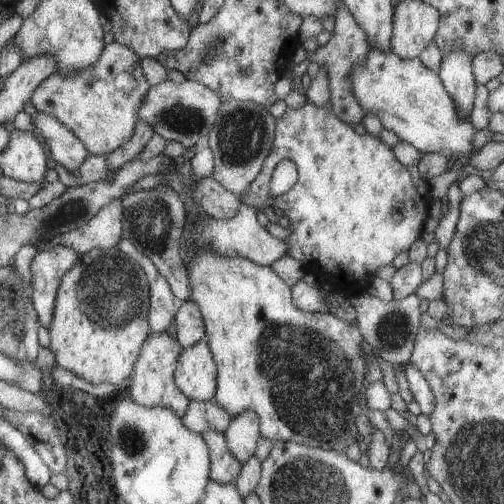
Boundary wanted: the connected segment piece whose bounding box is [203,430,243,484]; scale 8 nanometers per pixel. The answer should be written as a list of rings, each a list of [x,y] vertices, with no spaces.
[[[208,430],[203,433],[211,452],[210,480],[218,484],[234,482],[243,468],[242,462],[228,448],[226,433]]]

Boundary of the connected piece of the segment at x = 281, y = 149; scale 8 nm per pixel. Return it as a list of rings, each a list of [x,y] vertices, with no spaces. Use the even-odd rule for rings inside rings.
[[[306,100],[305,104],[300,109],[286,108],[284,116],[282,118],[276,118],[276,136],[274,138],[272,152],[264,159],[262,164],[262,169],[260,174],[254,178],[252,184],[239,195],[240,202],[256,208],[257,212],[265,212],[267,207],[272,207],[278,211],[280,215],[286,215],[290,222],[289,226],[292,227],[292,232],[288,234],[288,237],[285,239],[288,242],[288,245],[291,246],[291,250],[288,251],[287,256],[298,260],[306,270],[306,272],[312,271],[321,283],[326,284],[331,289],[339,289],[346,291],[348,296],[358,293],[359,291],[365,291],[370,285],[370,280],[374,276],[374,272],[386,264],[390,264],[394,260],[394,256],[398,252],[406,252],[408,248],[418,240],[420,232],[422,232],[422,224],[424,224],[424,214],[426,214],[426,208],[428,208],[428,200],[430,200],[430,192],[420,192],[418,190],[418,184],[414,180],[414,174],[412,174],[412,167],[402,166],[392,150],[382,144],[376,135],[366,134],[366,136],[358,136],[354,132],[354,128],[350,124],[346,124],[344,120],[340,120],[339,117],[336,117],[335,110],[332,108],[331,104],[326,104],[326,106],[316,106],[314,102]],[[284,159],[291,160],[297,166],[297,179],[296,184],[285,192],[284,194],[278,194],[278,196],[270,196],[270,180],[272,173],[276,165]]]

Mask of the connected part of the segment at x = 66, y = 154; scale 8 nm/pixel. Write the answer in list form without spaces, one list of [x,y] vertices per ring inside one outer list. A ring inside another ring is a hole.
[[[35,112],[31,122],[38,134],[44,137],[52,158],[69,172],[76,172],[89,155],[84,143],[57,118]]]

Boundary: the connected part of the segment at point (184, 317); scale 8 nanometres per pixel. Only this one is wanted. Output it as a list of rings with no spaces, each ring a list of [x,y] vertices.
[[[190,299],[182,301],[177,310],[174,322],[179,344],[183,346],[183,349],[199,343],[206,334],[206,324],[200,311],[196,303]]]

